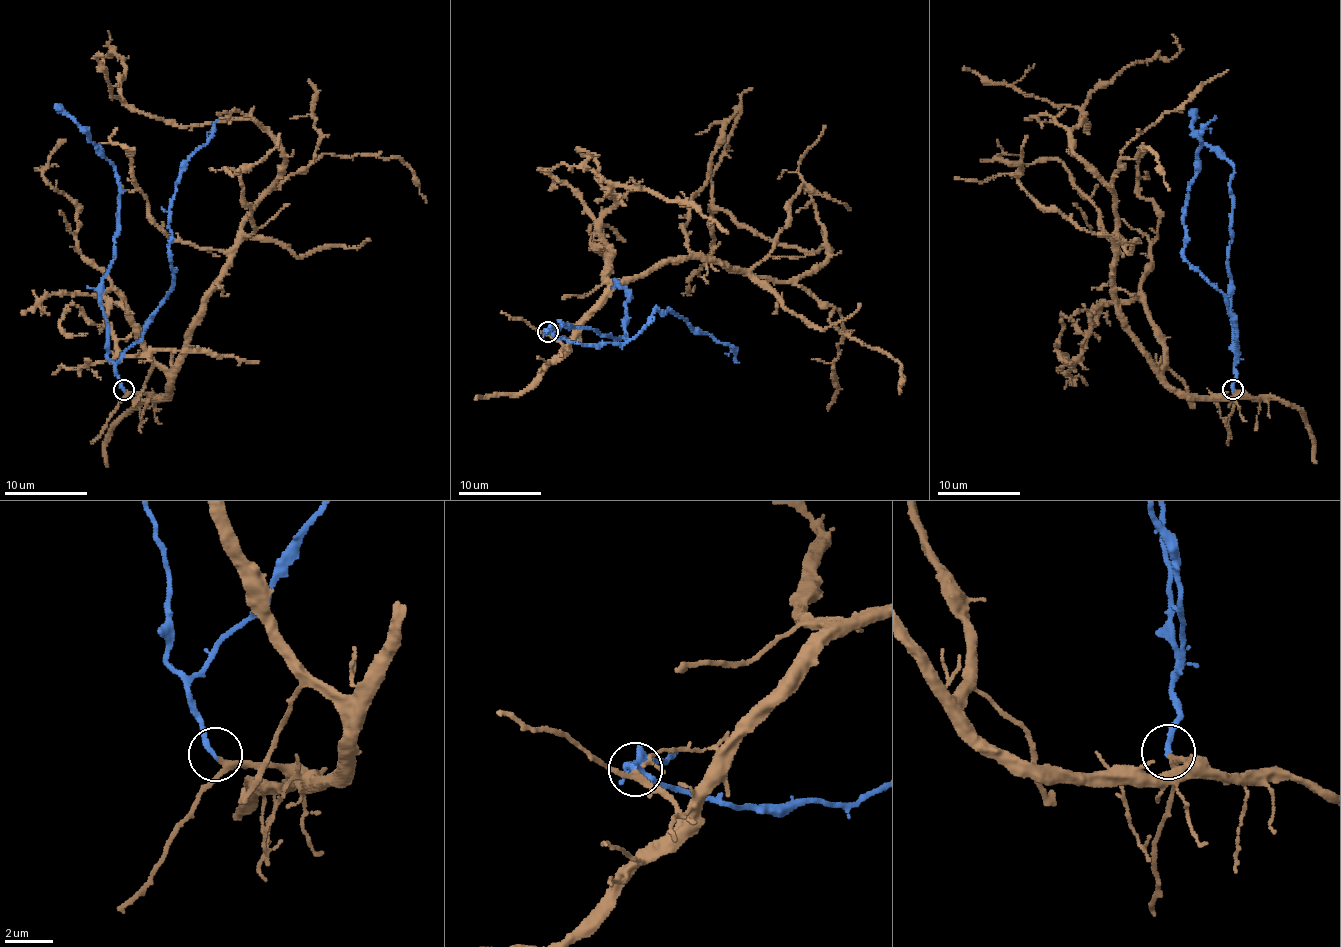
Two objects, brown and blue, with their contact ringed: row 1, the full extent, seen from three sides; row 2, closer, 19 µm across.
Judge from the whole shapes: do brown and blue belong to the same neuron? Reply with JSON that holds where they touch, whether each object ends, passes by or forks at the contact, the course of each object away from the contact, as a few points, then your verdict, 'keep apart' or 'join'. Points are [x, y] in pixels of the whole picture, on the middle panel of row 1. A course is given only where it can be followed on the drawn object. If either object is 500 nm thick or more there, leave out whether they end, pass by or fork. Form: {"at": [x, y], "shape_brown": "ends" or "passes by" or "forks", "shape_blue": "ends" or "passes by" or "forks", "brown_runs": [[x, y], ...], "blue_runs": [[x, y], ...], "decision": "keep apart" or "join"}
{"at": [548, 332], "shape_brown": "passes by", "shape_blue": "ends", "brown_runs": [[548, 331], [566, 345], [596, 301], [679, 258], [795, 281], [829, 253], [712, 206], [695, 285]], "blue_runs": [[548, 331], [580, 344], [625, 343], [642, 329], [654, 309], [674, 311], [696, 329], [733, 349], [739, 362]], "decision": "join"}

